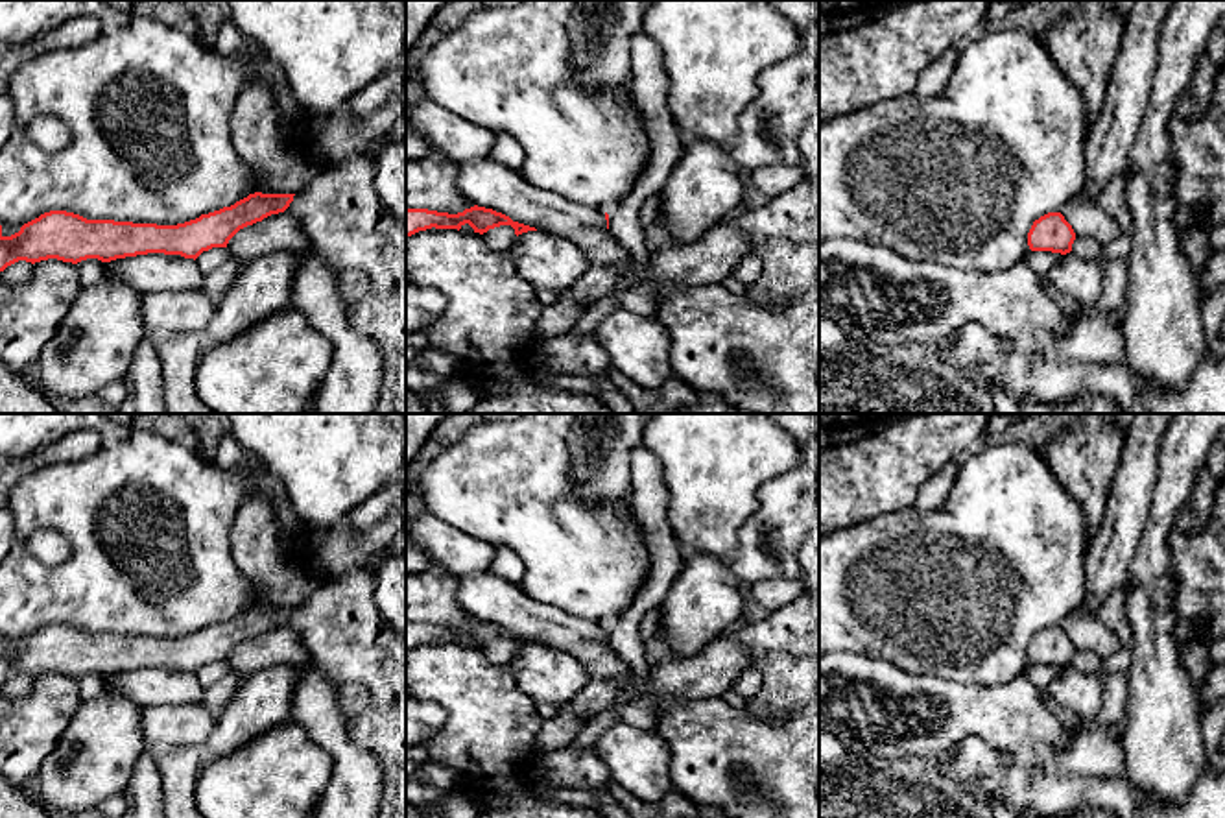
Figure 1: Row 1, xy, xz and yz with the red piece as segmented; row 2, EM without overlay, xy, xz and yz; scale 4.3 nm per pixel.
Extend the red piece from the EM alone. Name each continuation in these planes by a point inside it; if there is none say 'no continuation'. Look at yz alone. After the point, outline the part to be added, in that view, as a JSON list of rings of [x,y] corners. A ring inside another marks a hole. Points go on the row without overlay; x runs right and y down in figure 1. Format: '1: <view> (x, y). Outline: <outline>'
no continuation

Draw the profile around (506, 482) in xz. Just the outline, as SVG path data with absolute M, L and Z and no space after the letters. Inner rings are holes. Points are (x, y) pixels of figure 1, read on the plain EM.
M522 414L515 421L482 421L435 456L421 476L419 495L434 517L513 550L524 565L522 593L607 626L633 606L651 569L651 554L631 500L605 504L574 493L568 434L576 417Z

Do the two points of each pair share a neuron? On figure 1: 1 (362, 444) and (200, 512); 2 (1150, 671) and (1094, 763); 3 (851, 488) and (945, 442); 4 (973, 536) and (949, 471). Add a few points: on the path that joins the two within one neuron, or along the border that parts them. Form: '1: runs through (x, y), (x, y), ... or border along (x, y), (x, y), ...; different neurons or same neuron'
1: border along (253, 458), (277, 481), (297, 517); different neurons
2: border along (1120, 732), (1124, 746), (1122, 776); different neurons
3: runs through (875, 475), (882, 473), (921, 442); same neuron
4: border along (960, 462), (949, 495), (938, 506), (921, 512); different neurons

